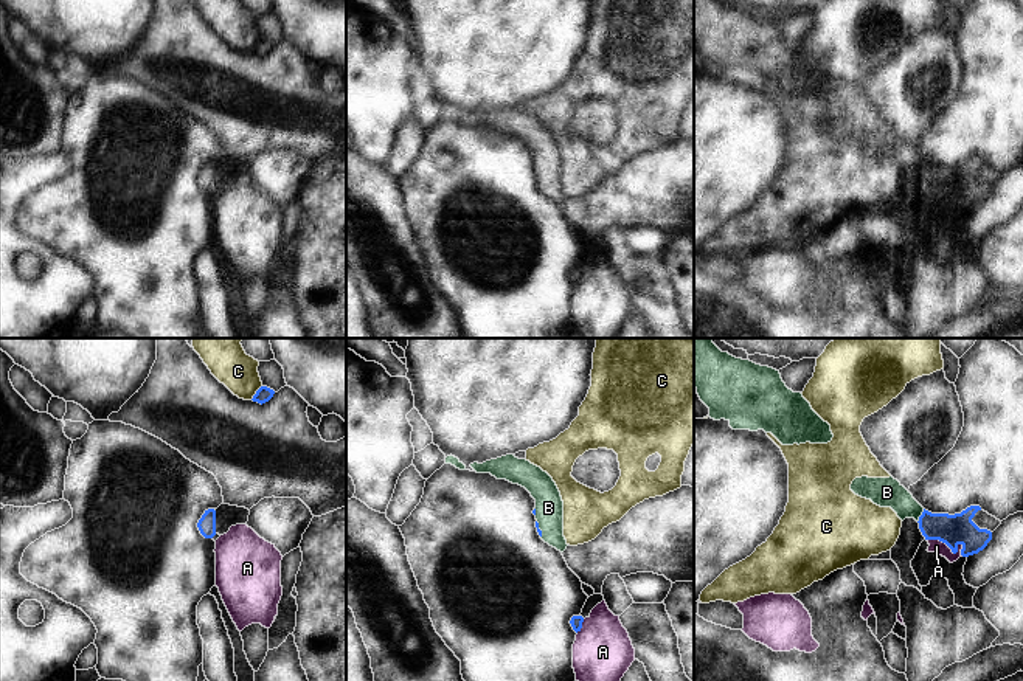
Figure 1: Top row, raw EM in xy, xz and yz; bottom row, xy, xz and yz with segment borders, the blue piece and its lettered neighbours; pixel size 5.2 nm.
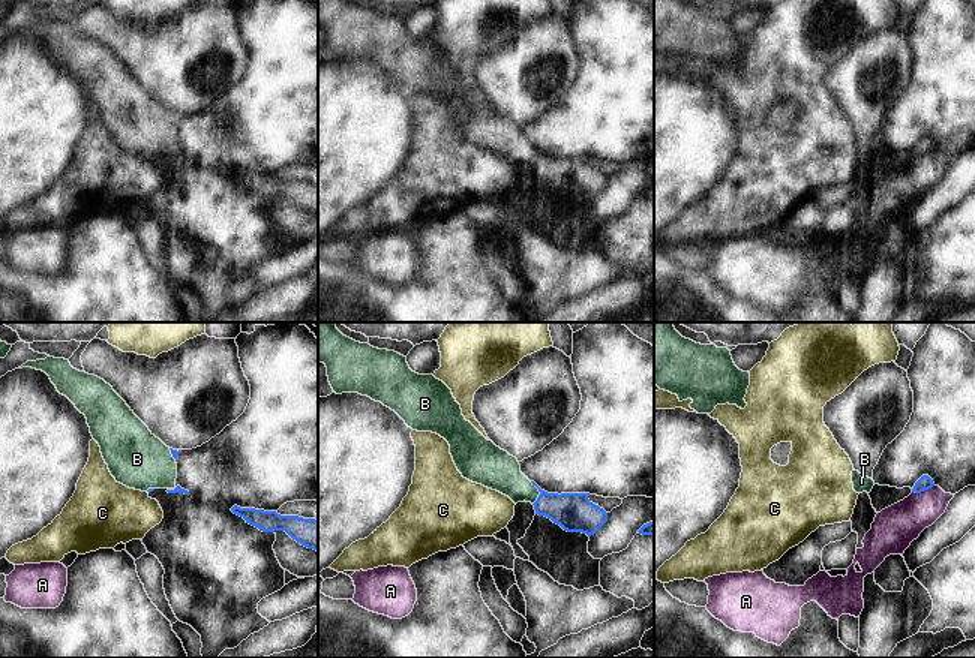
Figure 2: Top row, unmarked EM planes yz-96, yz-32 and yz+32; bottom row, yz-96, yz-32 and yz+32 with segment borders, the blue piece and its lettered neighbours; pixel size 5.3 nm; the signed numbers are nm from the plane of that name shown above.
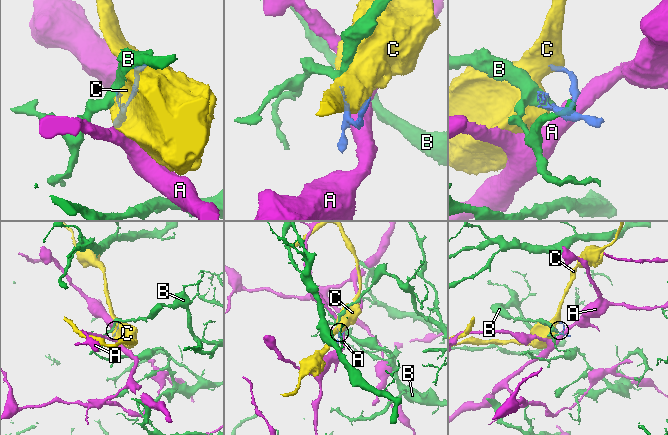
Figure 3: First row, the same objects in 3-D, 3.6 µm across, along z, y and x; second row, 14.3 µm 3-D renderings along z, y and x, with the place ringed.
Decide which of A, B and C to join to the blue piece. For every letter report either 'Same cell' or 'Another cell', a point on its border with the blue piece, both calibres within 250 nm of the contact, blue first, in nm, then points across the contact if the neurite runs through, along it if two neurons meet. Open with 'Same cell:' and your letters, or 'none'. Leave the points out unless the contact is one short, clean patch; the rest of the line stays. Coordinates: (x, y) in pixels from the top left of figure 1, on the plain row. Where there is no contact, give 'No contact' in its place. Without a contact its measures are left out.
Same cell: B
A: Another cell. Touches blue at yz (946, 196). Thickness 160 nm (blue) against 70 nm
B: Same cell. Touches blue at yz (921, 168). Thickness 160 nm (blue) against 160 nm. Path across: yz (955, 182), (933, 179), (921, 168), (887, 145)
C: Another cell. Touches blue at xy (256, 45). Thickness 80 nm (blue) against 200 nm. Boundary: xy (261, 38), (250, 51).

